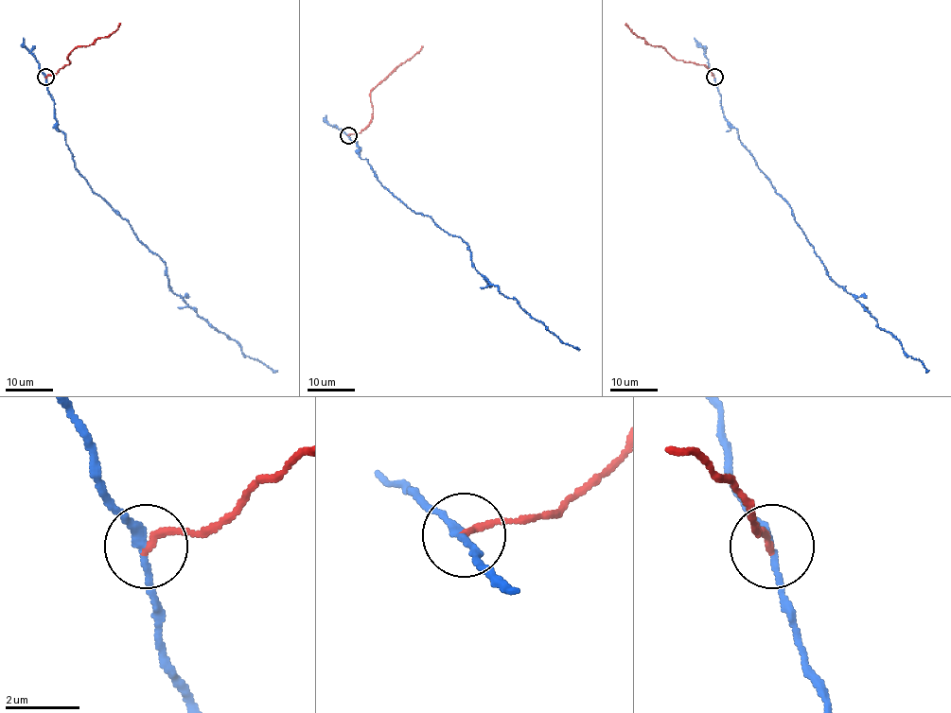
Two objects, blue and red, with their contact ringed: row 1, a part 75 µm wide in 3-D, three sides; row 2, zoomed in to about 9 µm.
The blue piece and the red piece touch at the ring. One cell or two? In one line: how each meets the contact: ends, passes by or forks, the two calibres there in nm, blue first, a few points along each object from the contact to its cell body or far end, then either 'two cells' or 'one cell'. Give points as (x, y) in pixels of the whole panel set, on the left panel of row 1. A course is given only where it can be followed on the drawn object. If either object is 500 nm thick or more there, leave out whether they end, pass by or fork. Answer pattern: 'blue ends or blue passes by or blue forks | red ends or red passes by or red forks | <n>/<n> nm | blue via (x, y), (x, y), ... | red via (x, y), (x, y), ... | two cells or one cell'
blue passes by | red ends | 190/190 nm | blue via (45, 77), (54, 118), (75, 169), (161, 258), (169, 288), (246, 356), (277, 372) | red via (45, 77), (55, 74), (70, 62), (68, 55), (77, 47), (89, 45), (97, 39), (109, 38), (120, 23) | two cells

